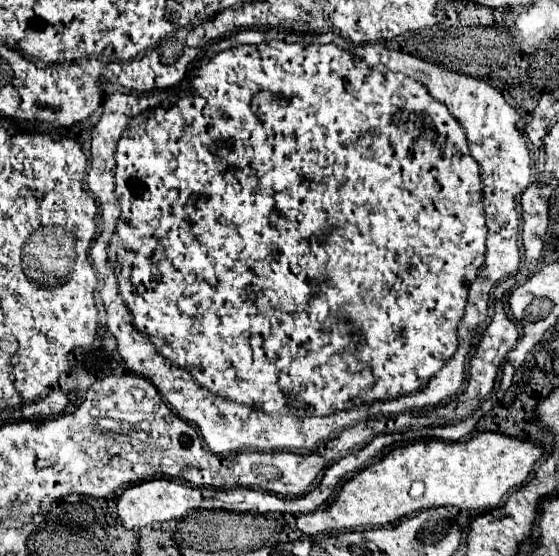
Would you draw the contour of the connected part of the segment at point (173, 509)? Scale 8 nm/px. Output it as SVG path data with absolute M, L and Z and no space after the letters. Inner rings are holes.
M156 478L156 480L146 480L142 484L130 486L122 492L118 498L118 516L120 522L126 530L136 530L142 528L150 522L164 522L164 520L178 520L186 516L192 510L198 510L200 504L204 502L204 492L200 488L192 488L186 484L172 482L168 478Z

